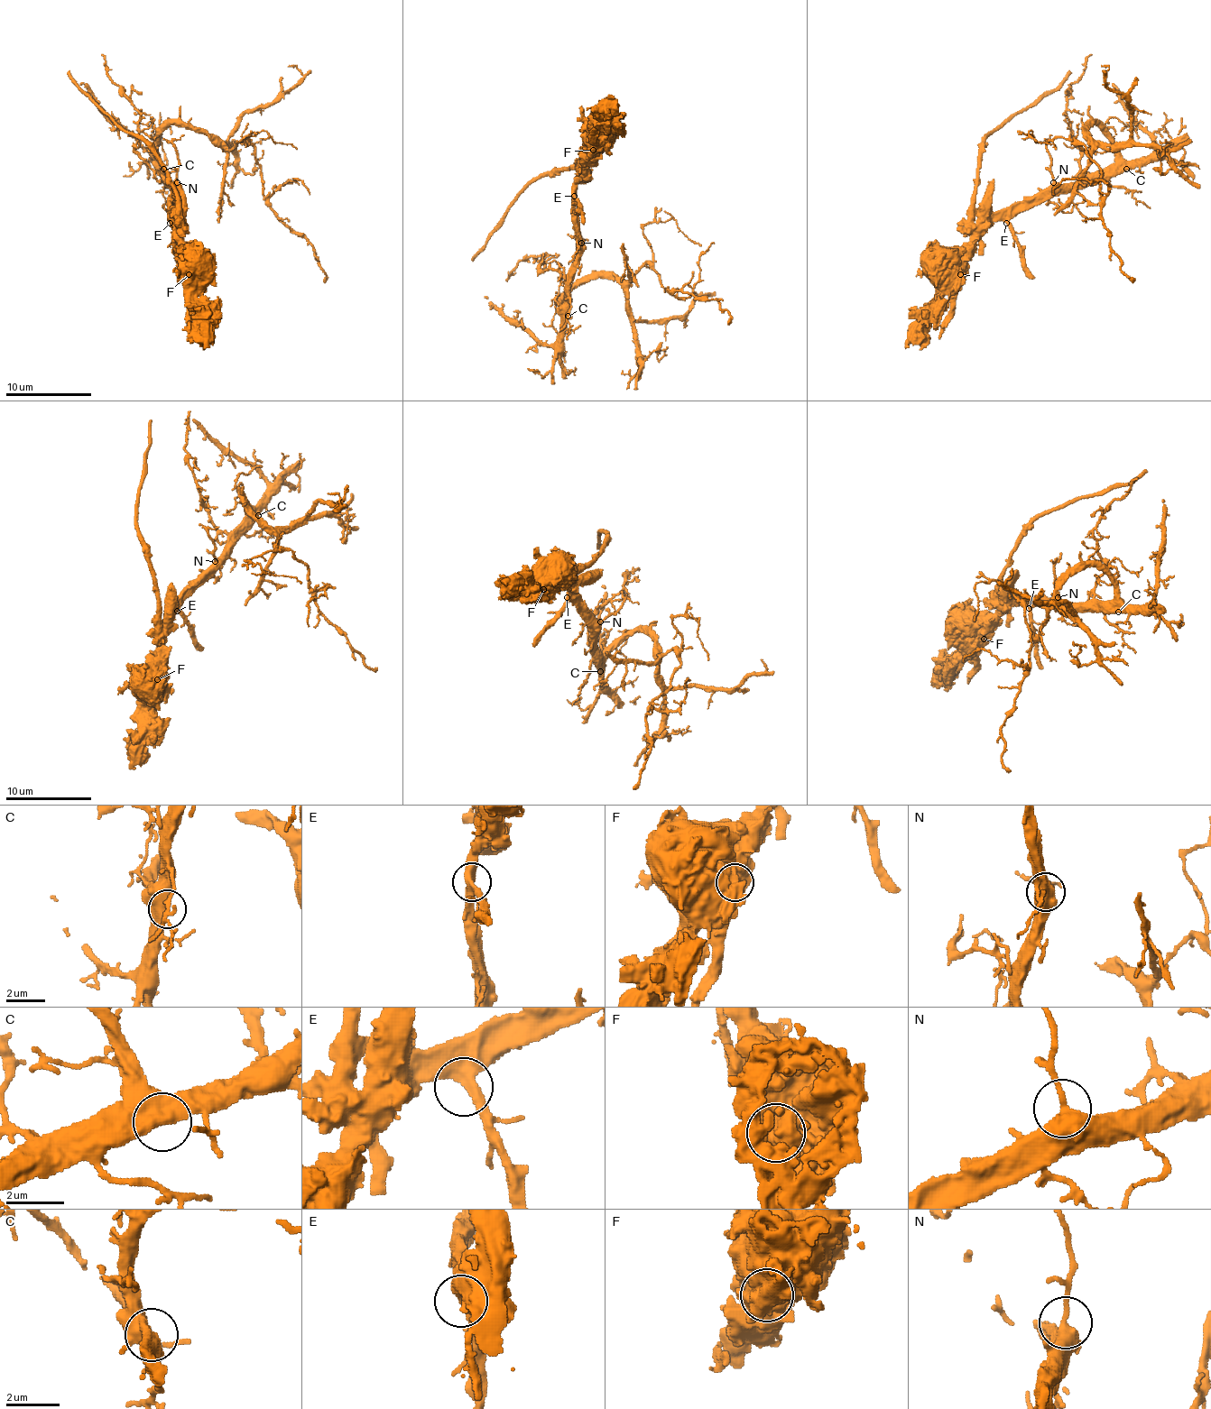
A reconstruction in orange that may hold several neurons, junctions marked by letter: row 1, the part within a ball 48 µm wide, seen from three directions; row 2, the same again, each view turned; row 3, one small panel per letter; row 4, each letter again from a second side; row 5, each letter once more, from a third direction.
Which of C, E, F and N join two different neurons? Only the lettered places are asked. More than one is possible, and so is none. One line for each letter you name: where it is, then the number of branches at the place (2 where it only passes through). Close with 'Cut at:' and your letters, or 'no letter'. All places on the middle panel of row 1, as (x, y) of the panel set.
F: at (593, 150); 1 branches meet
Cut at: F

